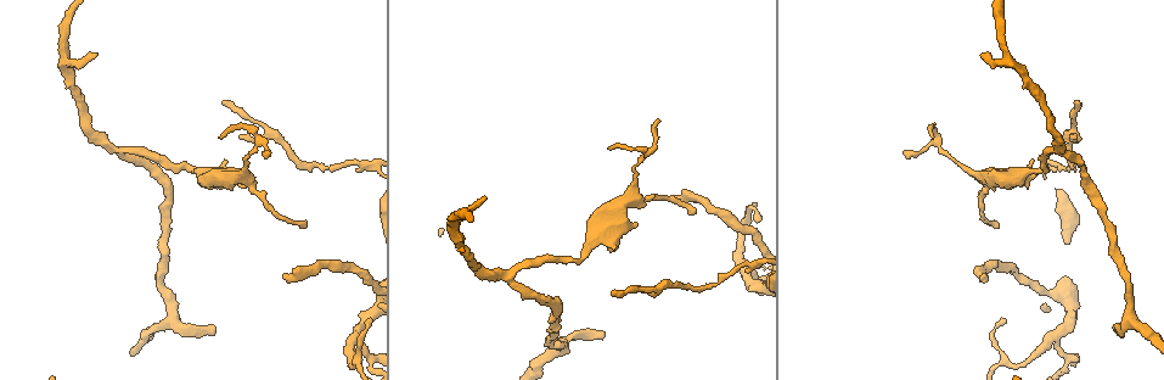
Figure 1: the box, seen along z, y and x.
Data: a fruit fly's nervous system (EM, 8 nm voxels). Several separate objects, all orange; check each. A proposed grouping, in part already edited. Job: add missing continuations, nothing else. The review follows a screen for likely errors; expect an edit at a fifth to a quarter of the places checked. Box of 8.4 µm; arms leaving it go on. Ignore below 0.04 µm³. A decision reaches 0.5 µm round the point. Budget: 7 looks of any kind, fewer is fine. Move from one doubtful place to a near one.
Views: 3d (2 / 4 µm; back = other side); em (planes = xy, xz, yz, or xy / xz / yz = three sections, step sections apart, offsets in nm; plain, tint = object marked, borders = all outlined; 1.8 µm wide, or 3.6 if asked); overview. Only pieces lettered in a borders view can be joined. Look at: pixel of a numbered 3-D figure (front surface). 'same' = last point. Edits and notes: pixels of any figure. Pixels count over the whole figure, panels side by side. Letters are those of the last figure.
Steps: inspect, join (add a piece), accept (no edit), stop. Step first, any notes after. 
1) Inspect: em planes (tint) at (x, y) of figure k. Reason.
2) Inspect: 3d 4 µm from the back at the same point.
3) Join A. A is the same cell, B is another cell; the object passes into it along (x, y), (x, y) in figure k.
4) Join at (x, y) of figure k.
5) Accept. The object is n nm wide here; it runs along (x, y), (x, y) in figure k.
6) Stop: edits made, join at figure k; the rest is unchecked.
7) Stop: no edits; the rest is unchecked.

Inspect: 3d 4 µm at (743, 272) of figure 1. Sharp bend.

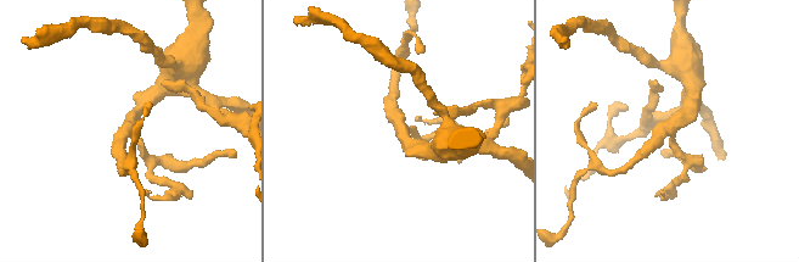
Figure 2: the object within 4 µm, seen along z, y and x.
Inspect: em planes (tint) at (129, 130) of figure 2. 3 arms meet here; now the EM.

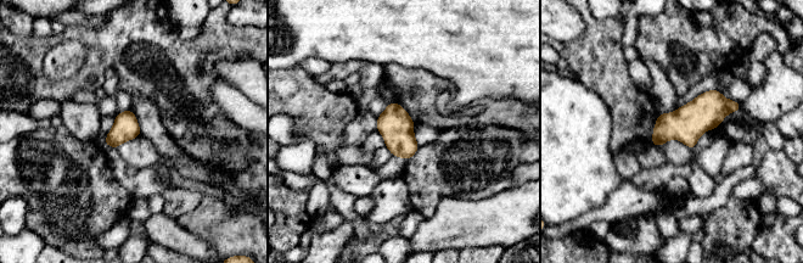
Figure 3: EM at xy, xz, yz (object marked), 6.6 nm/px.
Inspect: em planes (borders) at the same point. What lies round it.

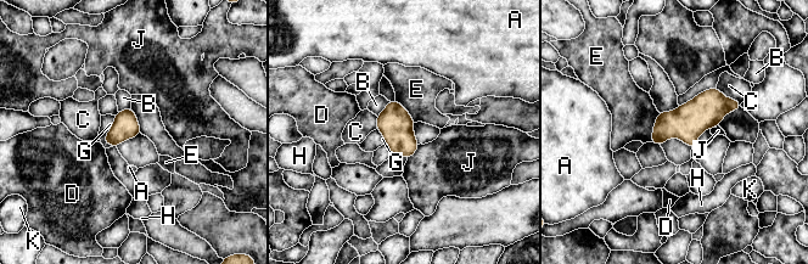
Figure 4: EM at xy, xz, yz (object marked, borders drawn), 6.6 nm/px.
Accept. A, B, C, D, E, G, H, J and K are other cells; a border runs along (658, 112), (650, 141) in figure 4; no lettered piece goes on from it.

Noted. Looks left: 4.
Inspect: 3d 4 µm at (213, 329) of figure 1. Tapers out.

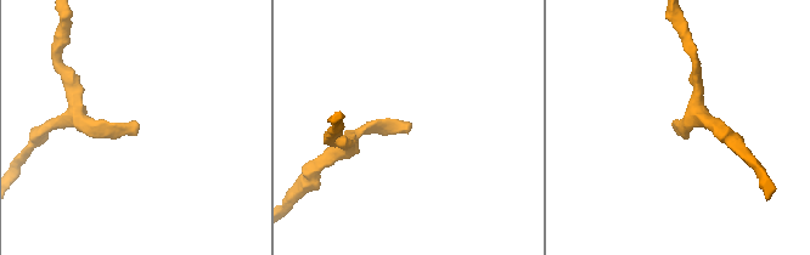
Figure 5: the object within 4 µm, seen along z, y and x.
Inspect: em planes (borders) at (675, 129) of figure 5. Need the tissue.

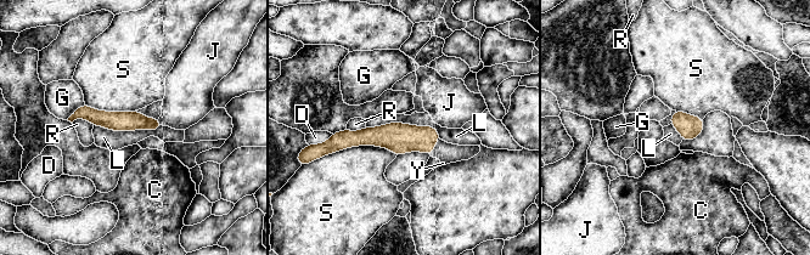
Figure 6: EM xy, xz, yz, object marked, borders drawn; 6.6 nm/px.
Join Y. The object is 130 nm wide here; the longest contact is with L, 500 nm; Y is the same cell, C, D, G, J, L, R and S are other cells; it goes on there.

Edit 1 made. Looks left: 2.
Inspect: em planes (borders) at (636, 226) of figure 1.

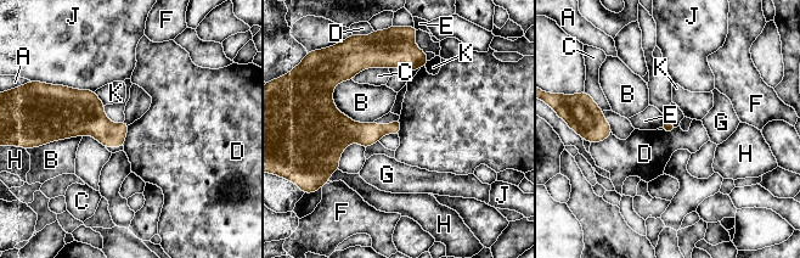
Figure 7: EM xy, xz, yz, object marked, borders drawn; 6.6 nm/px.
Accept. A, B, C, D, E, F, G, H, J and K are other cells; a border runs along (130, 124), (123, 146) in figure 7; none of them fits.

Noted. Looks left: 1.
Stop: edits made, join at figure 6; the rest is unchecked.

